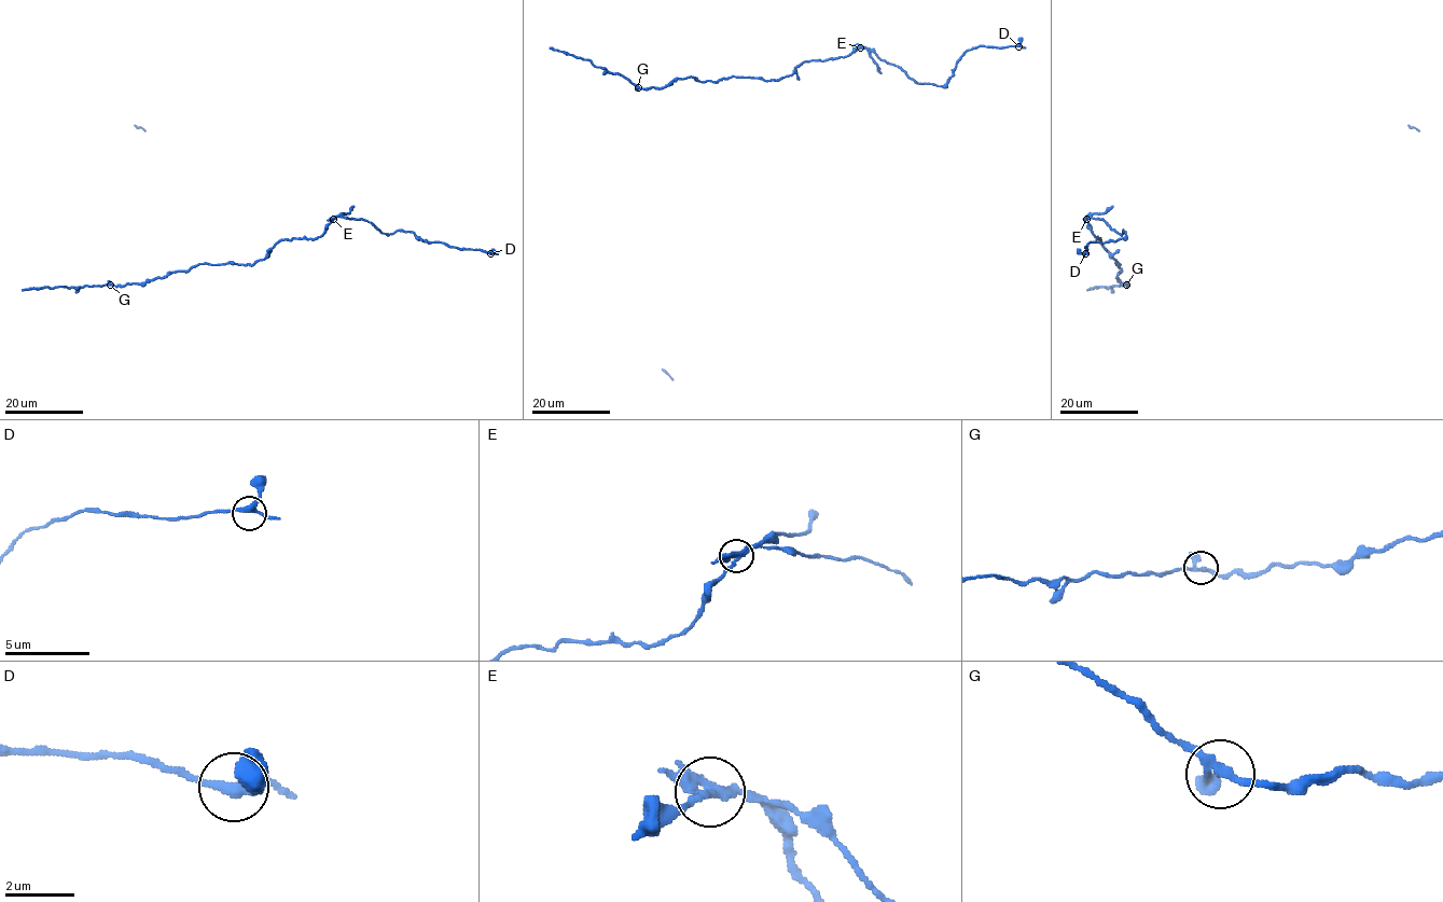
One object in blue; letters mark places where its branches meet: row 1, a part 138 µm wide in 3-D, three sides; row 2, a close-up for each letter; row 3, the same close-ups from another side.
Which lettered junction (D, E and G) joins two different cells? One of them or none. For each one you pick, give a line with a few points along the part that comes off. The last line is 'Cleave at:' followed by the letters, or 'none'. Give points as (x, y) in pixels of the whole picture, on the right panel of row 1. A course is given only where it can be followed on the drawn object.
E: Course of the part to remove: (1086, 219), (1090, 214), (1104, 213), (1112, 206)
Cleave at: E

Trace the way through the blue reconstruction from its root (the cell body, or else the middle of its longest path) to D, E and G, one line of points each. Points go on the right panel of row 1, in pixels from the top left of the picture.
D: (1120, 271), (1117, 264), (1120, 264), (1096, 239), (1086, 220), (1102, 219), (1126, 236), (1090, 243), (1085, 253)
E: (1120, 271), (1117, 264), (1120, 264), (1100, 238), (1096, 239), (1086, 219)
G: (1120, 271), (1117, 280), (1126, 285)

